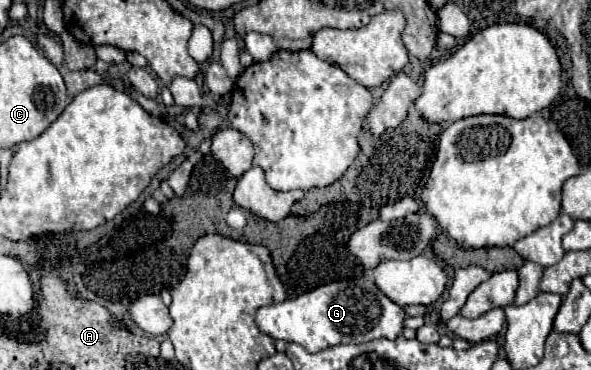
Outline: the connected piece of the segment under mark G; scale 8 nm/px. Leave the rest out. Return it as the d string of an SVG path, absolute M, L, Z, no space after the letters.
M356 278L318 286L296 298L286 298L256 312L258 328L274 340L296 342L308 352L320 352L338 344L362 344L378 338L396 340L404 330L404 308L378 290L372 280Z

